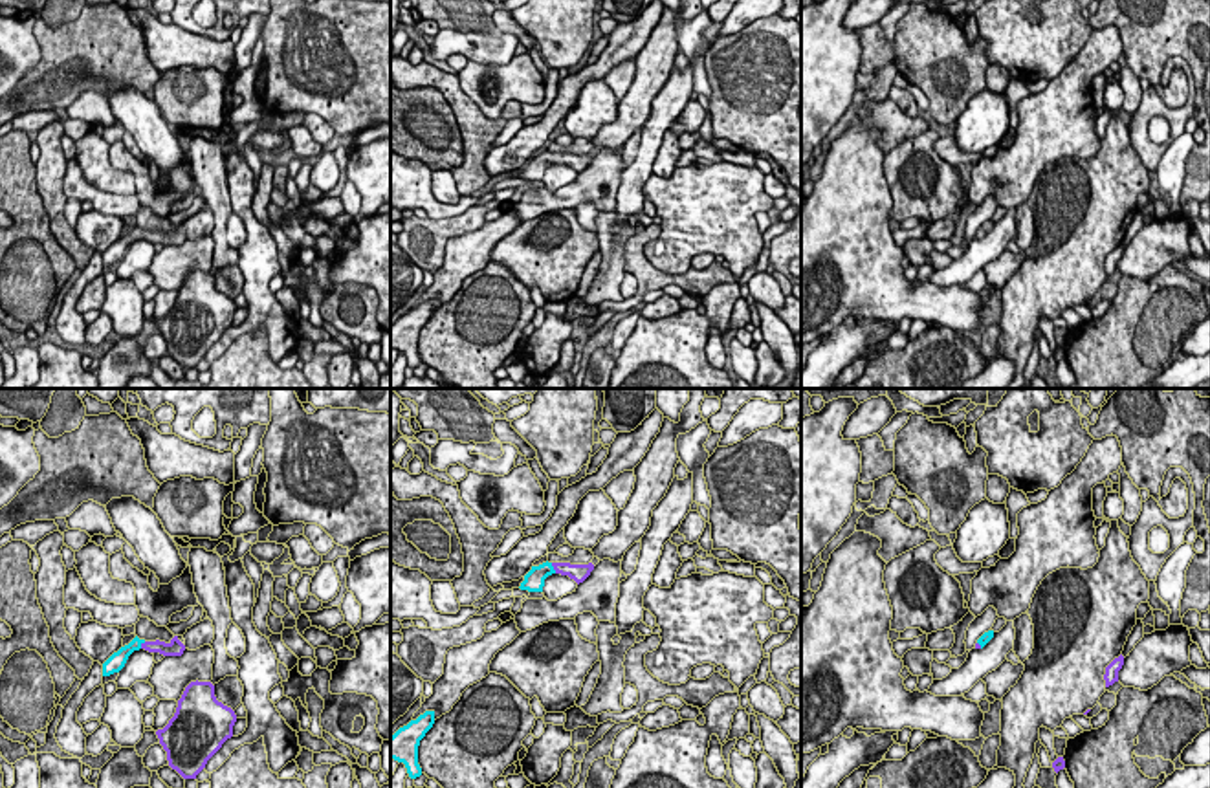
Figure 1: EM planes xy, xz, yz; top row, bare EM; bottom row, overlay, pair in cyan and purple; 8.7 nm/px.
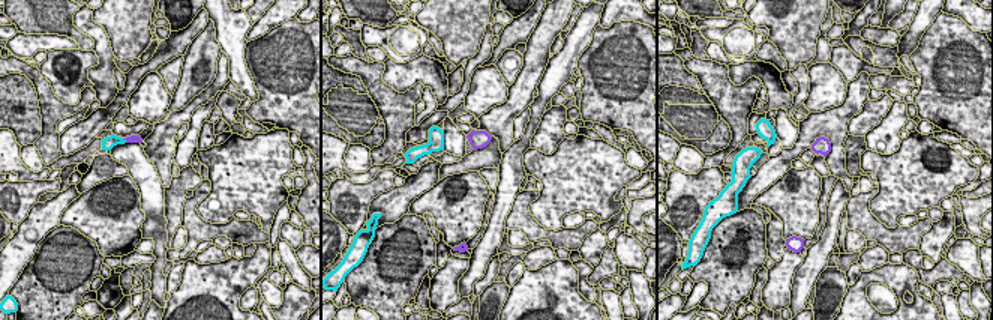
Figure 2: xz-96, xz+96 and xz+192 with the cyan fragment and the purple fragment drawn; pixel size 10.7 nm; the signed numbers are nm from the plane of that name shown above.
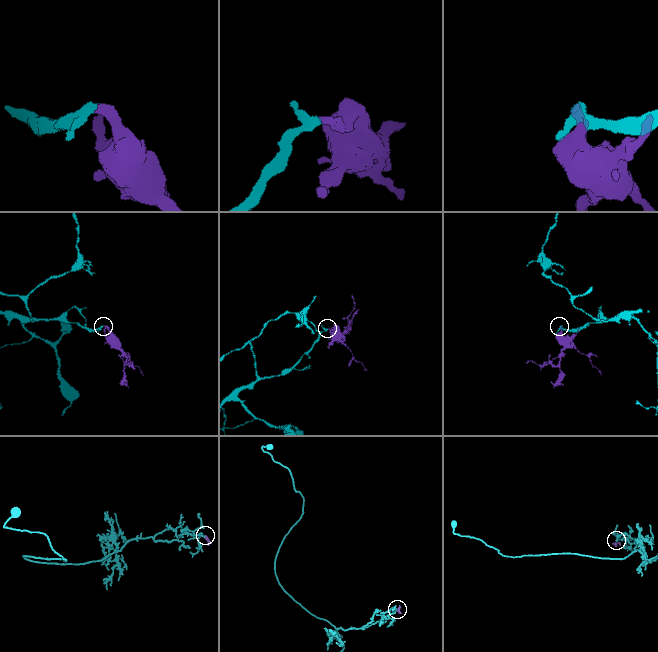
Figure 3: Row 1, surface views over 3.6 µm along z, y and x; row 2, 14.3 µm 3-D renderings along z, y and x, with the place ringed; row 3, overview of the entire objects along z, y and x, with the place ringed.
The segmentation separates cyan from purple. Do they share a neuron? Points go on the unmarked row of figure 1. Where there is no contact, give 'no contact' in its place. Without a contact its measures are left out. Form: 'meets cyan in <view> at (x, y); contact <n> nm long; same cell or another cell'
meets cyan in xz at (552, 158); contact 110 nm long; same cell

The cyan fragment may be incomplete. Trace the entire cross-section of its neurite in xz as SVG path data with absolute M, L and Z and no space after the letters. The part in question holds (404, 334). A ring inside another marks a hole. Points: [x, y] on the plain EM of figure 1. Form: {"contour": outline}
{"contour": "M425 301L390 326L390 348L403 352L411 368L422 365L422 357L418 354L418 335L433 313L434 301Z"}

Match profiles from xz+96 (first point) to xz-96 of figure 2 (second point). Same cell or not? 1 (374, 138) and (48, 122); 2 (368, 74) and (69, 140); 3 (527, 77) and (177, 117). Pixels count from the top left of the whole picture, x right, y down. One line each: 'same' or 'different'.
1: different
2: different
3: different

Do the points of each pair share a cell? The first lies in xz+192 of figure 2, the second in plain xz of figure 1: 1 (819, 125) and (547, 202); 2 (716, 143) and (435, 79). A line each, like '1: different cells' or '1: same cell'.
1: different cells
2: different cells

